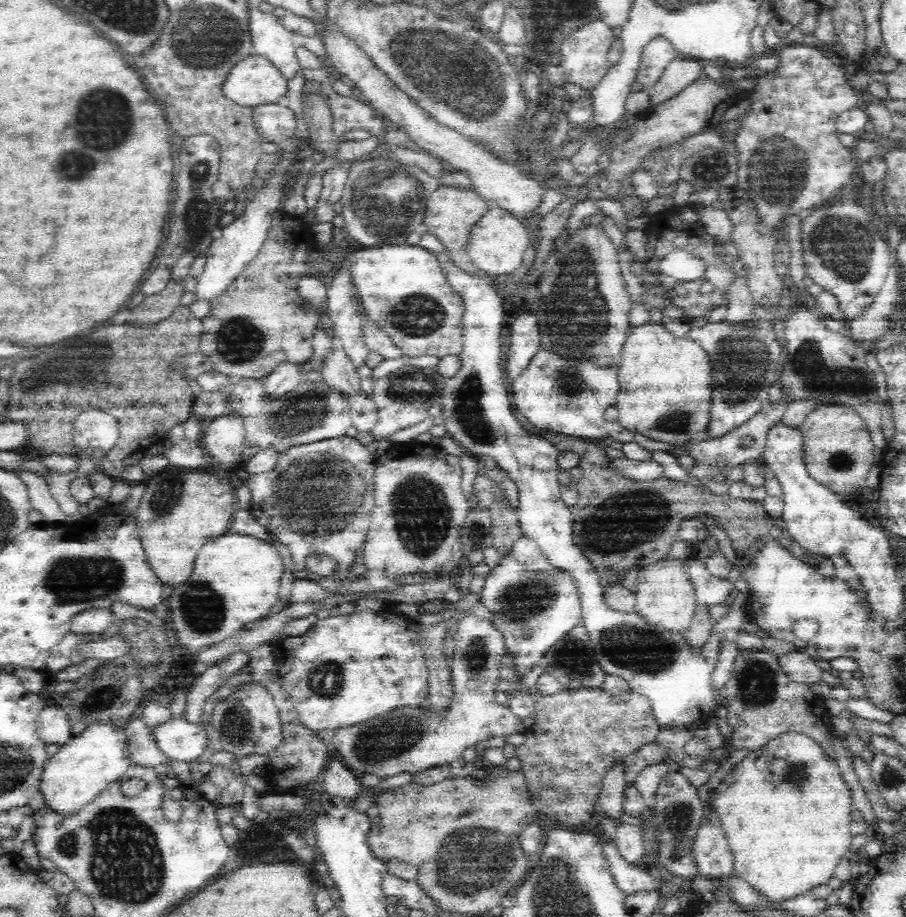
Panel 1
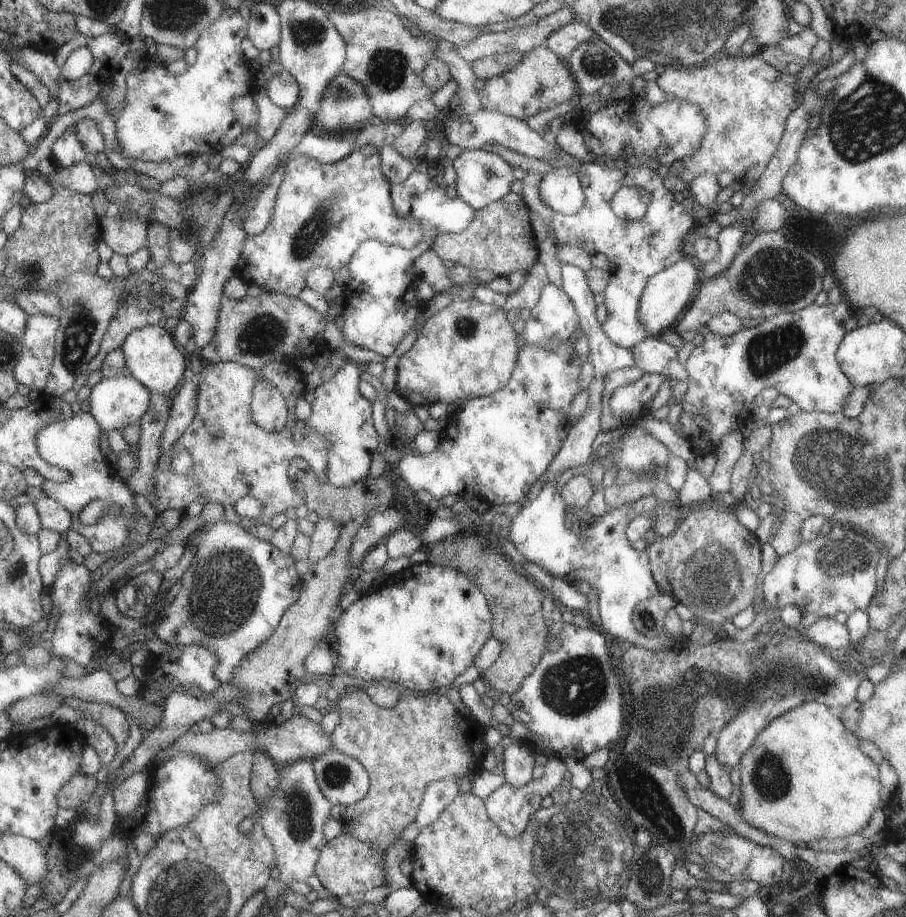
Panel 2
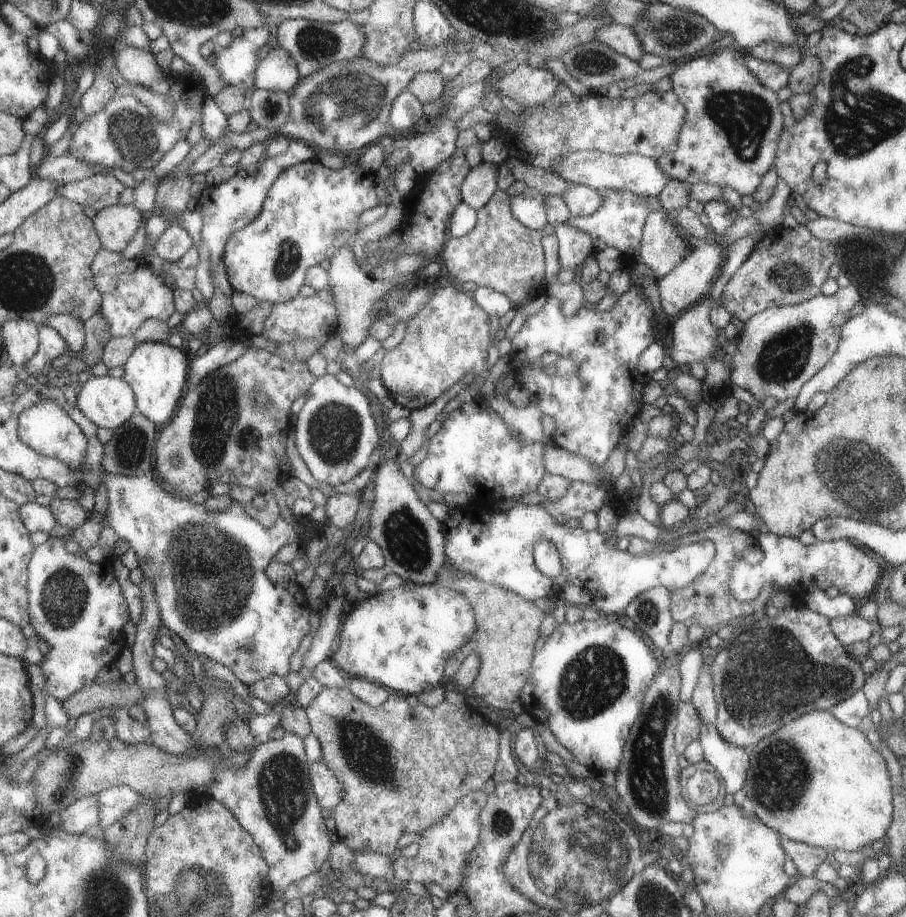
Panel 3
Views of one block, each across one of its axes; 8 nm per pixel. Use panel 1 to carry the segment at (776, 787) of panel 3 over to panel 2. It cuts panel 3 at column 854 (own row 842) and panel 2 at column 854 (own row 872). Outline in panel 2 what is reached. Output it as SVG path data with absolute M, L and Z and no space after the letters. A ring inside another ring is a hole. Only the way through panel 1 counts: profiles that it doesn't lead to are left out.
M816 701L803 702L800 706L786 712L786 714L782 714L780 718L776 718L774 722L770 722L764 730L761 730L761 732L756 735L754 742L751 744L751 748L746 750L738 763L738 766L740 766L740 790L742 793L738 808L739 816L742 817L744 822L747 822L748 825L752 825L755 829L767 832L769 835L774 835L791 843L804 845L814 839L844 838L862 832L862 829L867 826L872 814L874 814L878 808L884 808L885 803L880 798L880 790L882 788L879 779L878 765L860 751L858 746L859 738L843 725L842 720L838 718L832 709L833 708L824 706L822 703Z

